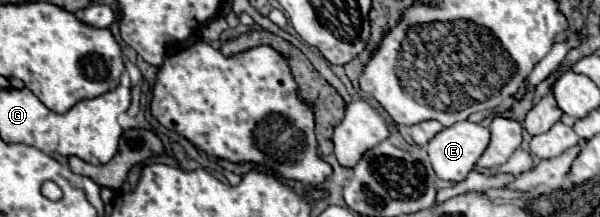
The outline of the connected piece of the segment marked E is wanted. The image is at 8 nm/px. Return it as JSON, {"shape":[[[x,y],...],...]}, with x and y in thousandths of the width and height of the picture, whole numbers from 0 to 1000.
{"shape":[[[765,558],[755,585],[738,594],[735,613],[728,613],[715,659],[712,659],[712,705],[718,733],[718,760],[728,797],[732,825],[738,834],[755,834],[765,843],[778,816],[778,797],[792,770],[795,733],[805,714],[805,696],[812,687],[815,659],[815,594],[808,594],[805,576],[785,567],[785,558]]]}

